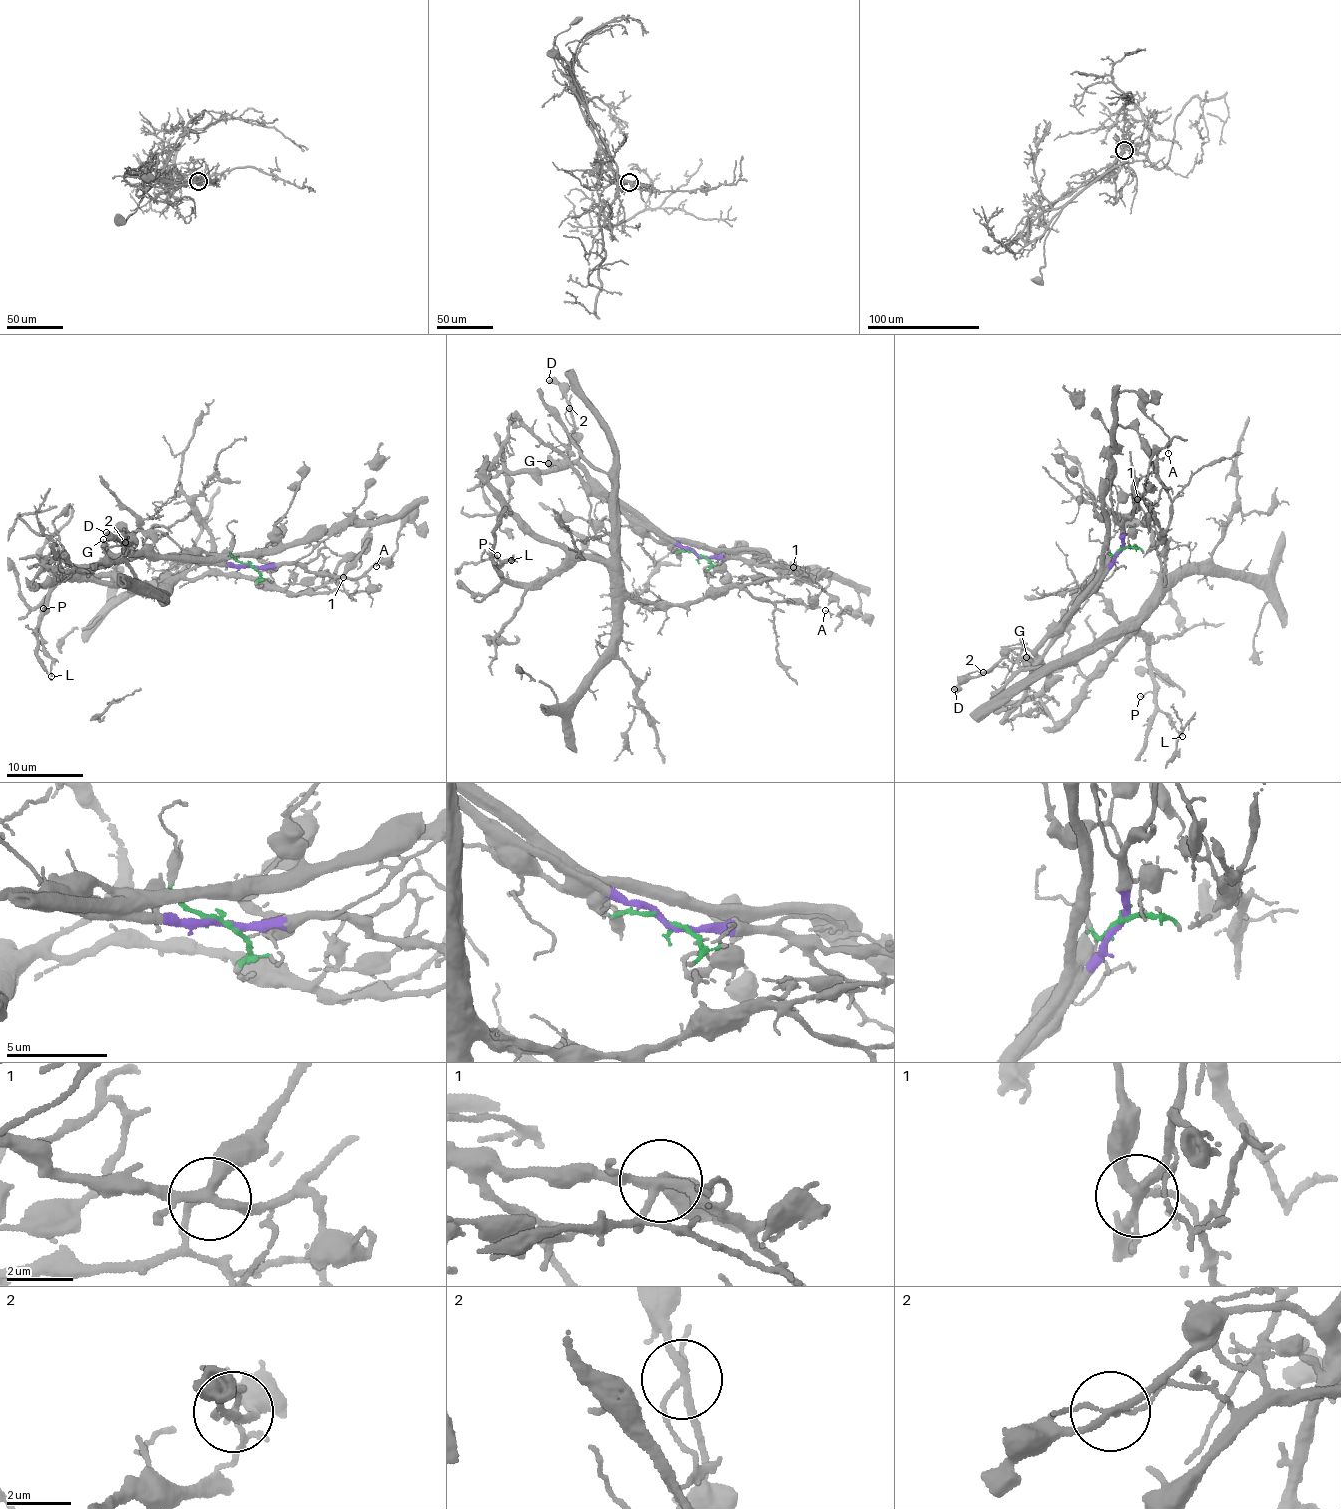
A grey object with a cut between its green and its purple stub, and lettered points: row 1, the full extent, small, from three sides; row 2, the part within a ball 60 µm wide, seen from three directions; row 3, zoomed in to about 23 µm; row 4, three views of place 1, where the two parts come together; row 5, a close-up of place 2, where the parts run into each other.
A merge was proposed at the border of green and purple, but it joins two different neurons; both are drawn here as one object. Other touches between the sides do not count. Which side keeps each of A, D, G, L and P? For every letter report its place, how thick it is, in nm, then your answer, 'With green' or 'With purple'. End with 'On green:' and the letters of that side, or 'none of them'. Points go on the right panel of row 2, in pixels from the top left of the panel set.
A: Place: (1168, 453). Thickness 50 nm. With purple
D: Place: (954, 689). Thickness 440 nm. With purple
G: Place: (1026, 657). Thickness 440 nm. With purple
L: Place: (1182, 736). Thickness 130 nm. With green
P: Place: (1140, 696). Thickness 90 nm. With green
On green: L, P

